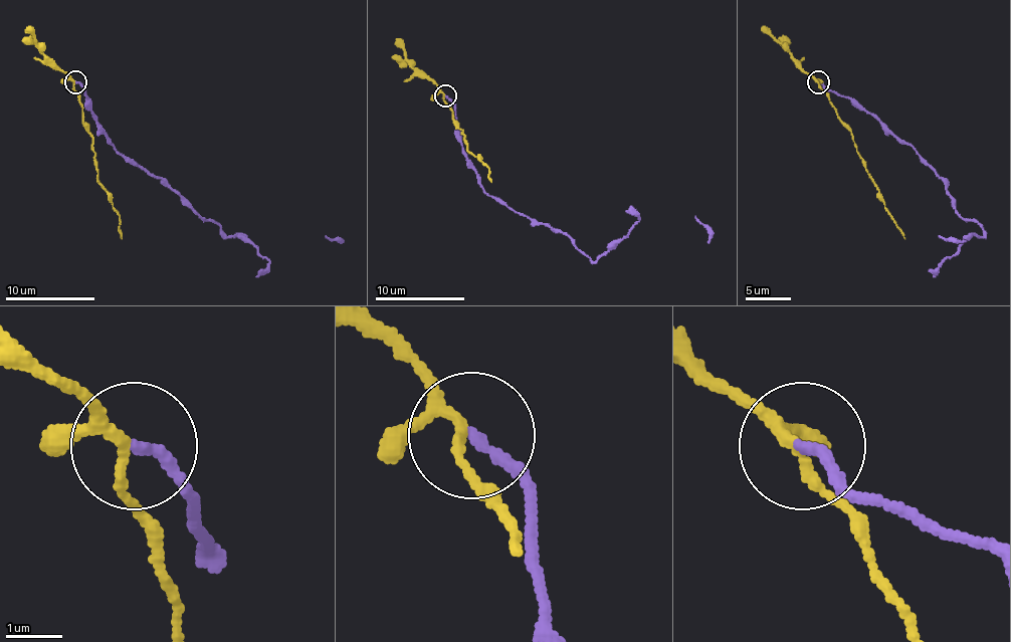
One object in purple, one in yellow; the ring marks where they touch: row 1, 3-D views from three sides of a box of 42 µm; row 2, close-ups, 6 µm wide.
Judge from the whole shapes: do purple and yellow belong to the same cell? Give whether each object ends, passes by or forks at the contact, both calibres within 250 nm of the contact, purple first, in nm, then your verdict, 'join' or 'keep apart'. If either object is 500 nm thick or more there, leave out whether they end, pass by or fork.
purple ends; yellow forks; calibres 200 and 150 nm; keep apart

